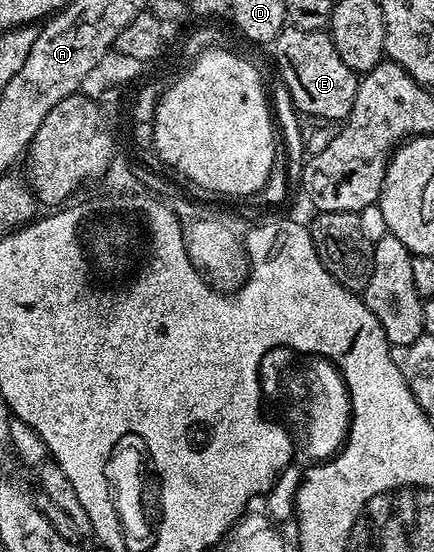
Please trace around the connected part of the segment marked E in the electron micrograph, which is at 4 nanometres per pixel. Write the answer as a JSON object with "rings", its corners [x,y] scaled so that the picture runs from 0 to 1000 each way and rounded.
{"rings":[[[664,45],[631,76],[631,89],[636,89],[636,121],[645,127],[643,149],[654,150],[666,163],[675,190],[694,210],[721,208],[728,216],[776,216],[776,219],[800,216],[816,190],[825,136],[806,125],[806,118],[797,118],[797,111],[788,111],[753,54],[698,56]]]}

